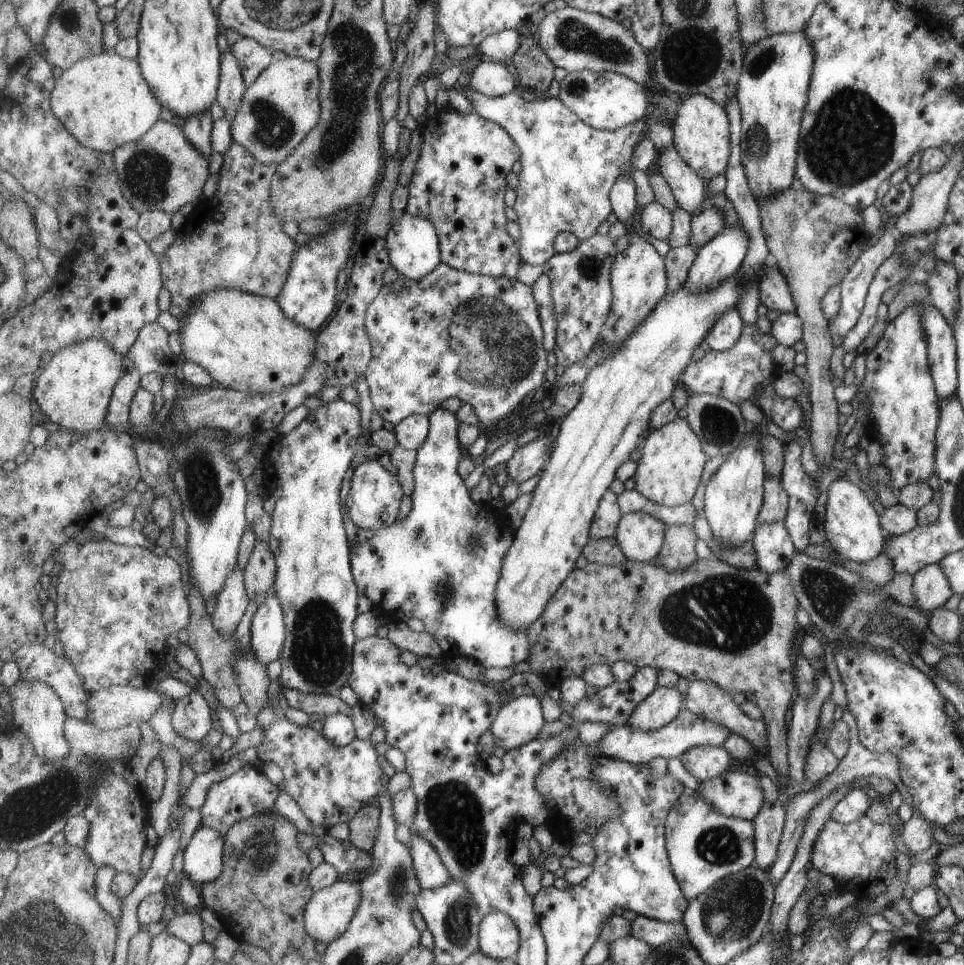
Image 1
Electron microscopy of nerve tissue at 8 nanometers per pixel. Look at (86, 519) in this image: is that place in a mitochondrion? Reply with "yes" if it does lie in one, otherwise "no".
no

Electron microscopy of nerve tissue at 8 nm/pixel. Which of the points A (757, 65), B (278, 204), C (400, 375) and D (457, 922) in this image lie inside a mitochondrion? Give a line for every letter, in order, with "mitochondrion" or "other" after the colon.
A: mitochondrion
B: other
C: other
D: mitochondrion

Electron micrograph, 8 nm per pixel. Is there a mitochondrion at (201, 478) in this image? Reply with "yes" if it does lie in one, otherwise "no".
yes

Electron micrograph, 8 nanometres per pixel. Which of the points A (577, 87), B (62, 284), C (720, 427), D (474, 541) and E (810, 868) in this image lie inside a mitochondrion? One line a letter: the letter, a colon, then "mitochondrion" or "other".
A: mitochondrion
B: other
C: mitochondrion
D: other
E: other

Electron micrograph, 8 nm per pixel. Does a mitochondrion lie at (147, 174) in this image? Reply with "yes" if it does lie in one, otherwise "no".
yes

